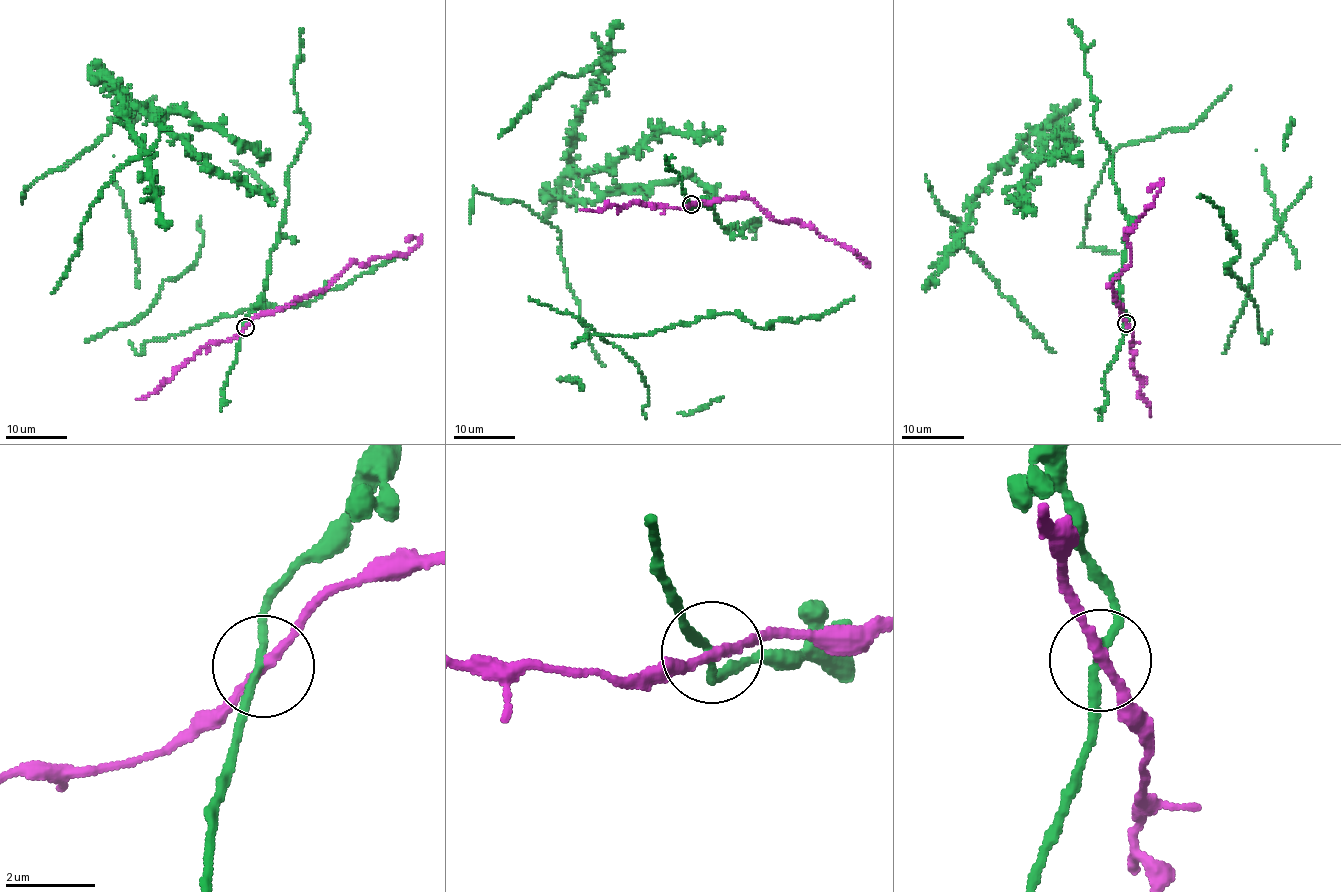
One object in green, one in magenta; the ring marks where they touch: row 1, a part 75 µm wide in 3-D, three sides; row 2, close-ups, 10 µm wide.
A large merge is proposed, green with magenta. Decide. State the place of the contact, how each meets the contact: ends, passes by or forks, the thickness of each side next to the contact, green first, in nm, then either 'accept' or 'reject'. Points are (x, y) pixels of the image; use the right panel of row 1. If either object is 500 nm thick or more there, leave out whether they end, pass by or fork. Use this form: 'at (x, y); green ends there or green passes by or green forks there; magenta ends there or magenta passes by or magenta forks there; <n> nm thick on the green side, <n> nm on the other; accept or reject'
at (1126, 323); green passes by; magenta passes by; 160 nm thick on the green side, 200 nm on the other; accept

